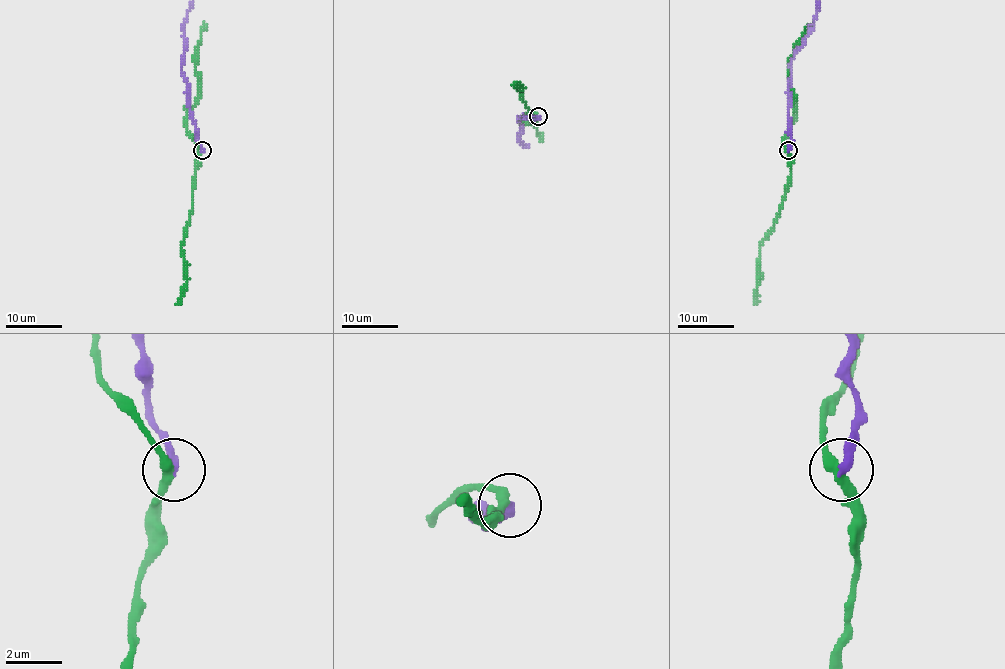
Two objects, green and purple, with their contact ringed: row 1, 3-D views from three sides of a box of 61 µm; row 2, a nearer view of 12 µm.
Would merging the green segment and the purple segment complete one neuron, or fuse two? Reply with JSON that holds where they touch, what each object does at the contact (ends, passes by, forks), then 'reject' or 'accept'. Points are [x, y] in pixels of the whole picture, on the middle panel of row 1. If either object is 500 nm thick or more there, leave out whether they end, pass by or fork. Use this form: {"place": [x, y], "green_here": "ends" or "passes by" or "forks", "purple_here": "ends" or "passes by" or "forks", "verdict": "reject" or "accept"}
{"place": [538, 116], "green_here": "passes by", "purple_here": "ends", "verdict": "reject"}

